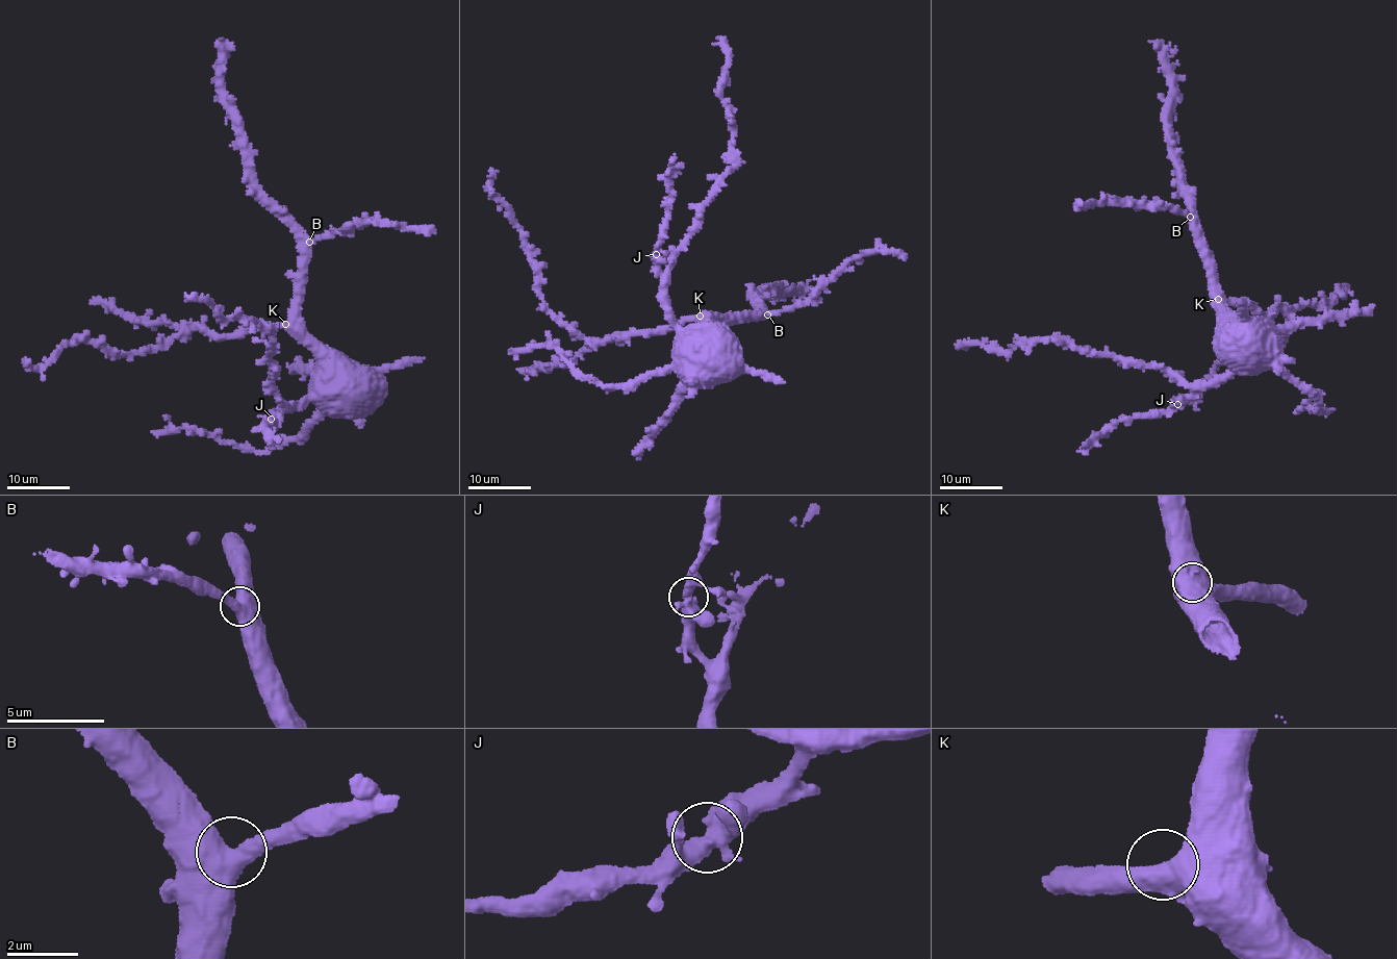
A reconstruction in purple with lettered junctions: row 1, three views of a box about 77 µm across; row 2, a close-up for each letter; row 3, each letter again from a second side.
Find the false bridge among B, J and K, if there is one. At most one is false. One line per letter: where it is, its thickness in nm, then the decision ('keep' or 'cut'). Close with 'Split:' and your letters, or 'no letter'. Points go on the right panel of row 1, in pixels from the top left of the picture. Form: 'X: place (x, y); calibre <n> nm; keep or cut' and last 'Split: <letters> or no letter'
B: place (1190, 217); calibre 600 nm; keep
J: place (1177, 404); calibre 550 nm; keep
K: place (1218, 299); calibre 550 nm; keep
Split: no letter

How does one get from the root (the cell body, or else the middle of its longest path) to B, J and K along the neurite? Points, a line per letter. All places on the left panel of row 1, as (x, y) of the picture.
B: (341, 382), (339, 359), (306, 335), (303, 326), (300, 288), (305, 251), (309, 242)
J: (341, 382), (343, 377), (334, 363), (318, 380), (314, 394), (289, 409), (281, 407), (271, 418)
K: (341, 382), (339, 359), (323, 351), (285, 324)

